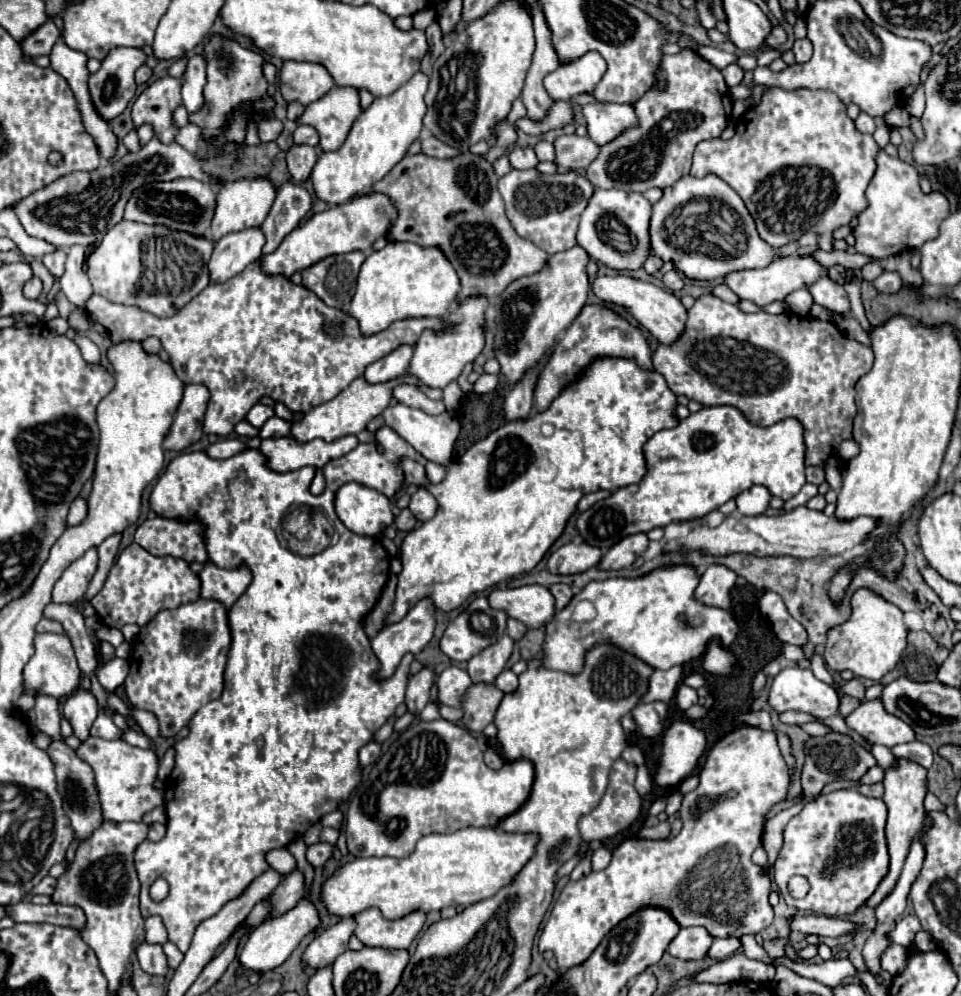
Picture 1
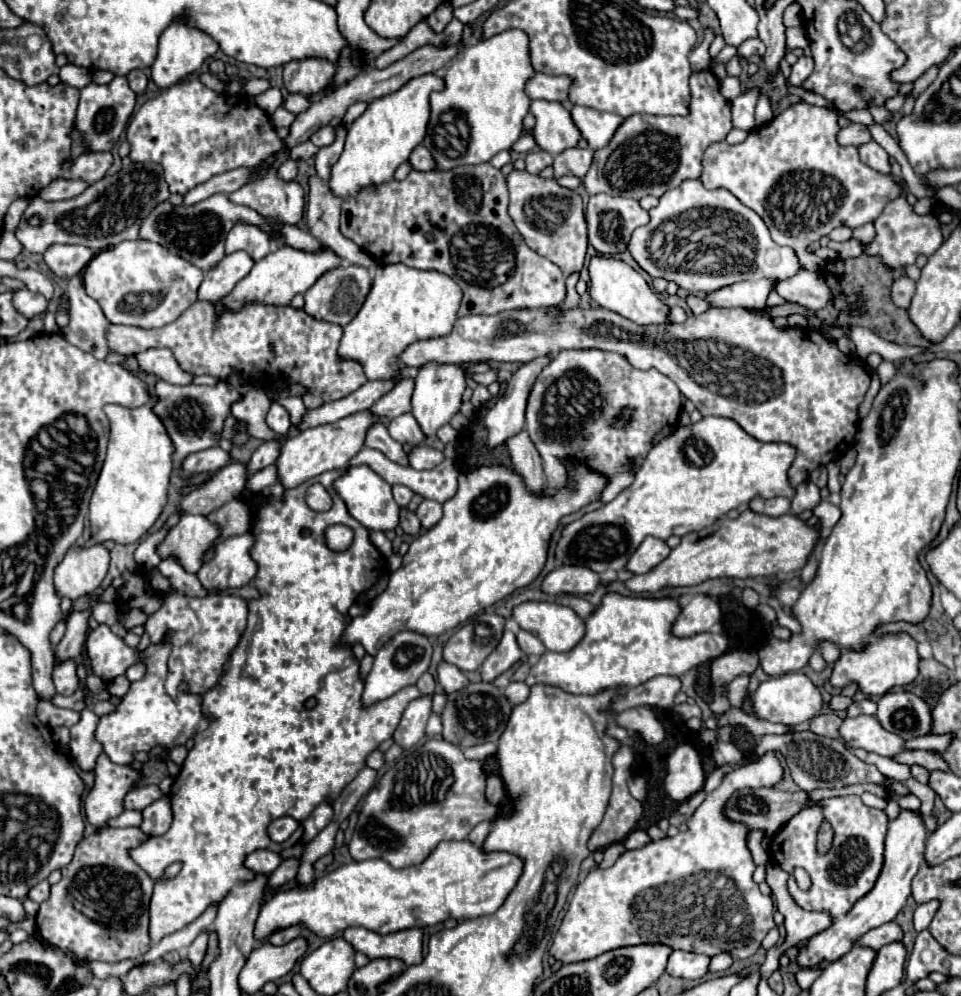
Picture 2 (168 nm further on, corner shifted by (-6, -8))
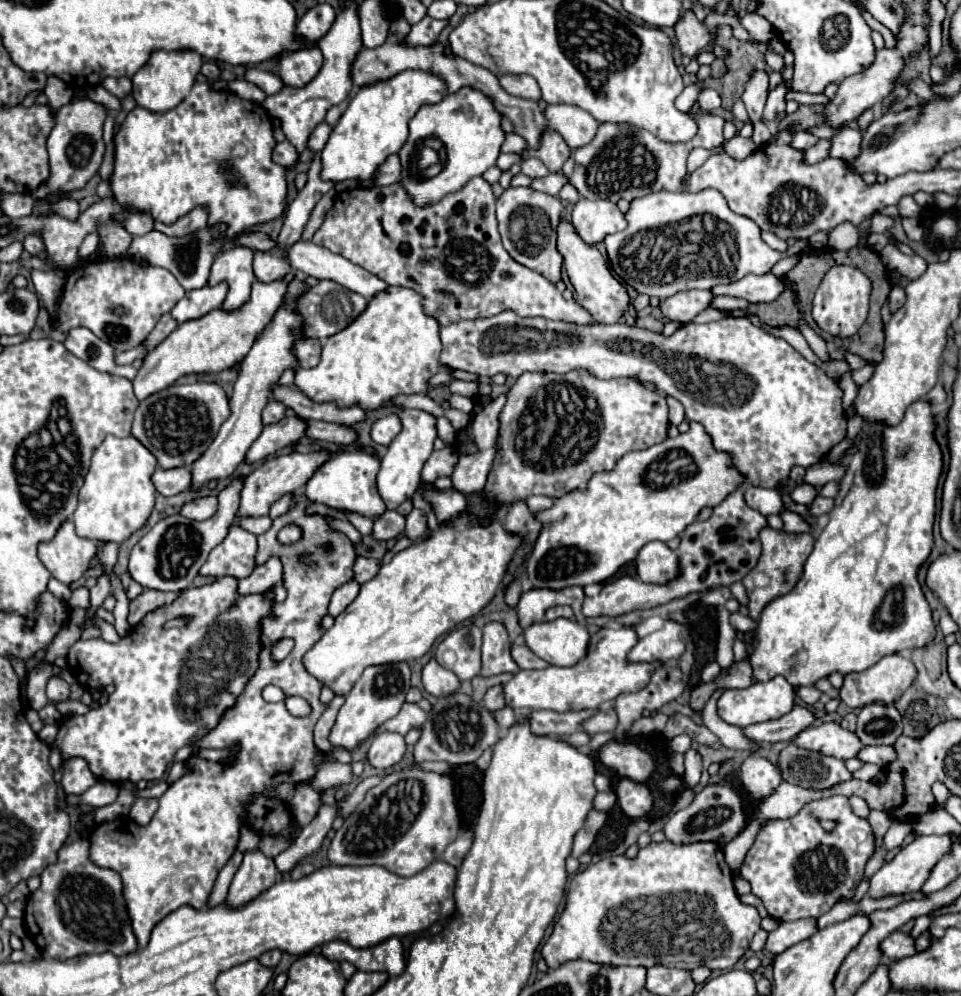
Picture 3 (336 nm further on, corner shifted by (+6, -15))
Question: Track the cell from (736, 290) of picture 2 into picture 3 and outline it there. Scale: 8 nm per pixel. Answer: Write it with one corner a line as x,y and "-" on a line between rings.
691,289
691,291
679,291
667,299
661,301
661,313
667,321
691,321
697,313
709,307
713,295
709,291

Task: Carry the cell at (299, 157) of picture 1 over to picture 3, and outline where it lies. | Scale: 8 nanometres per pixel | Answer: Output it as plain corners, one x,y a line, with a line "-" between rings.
281,141
275,145
275,149
273,149
275,163
279,163
287,169
287,167
291,167
291,163
297,163
297,159
299,159
299,155
295,155
295,147
291,147
289,141

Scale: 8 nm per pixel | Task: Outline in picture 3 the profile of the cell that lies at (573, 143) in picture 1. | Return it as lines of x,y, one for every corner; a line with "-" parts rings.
549,173
549,175
541,177
541,179
533,179
531,189
541,191
541,193
549,193
549,195
557,195
565,183
567,183
565,175
561,175
561,173

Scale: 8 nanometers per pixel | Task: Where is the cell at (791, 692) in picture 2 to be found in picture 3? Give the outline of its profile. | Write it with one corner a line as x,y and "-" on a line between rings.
775,677
775,679
767,681
767,683
753,683
747,689
723,691
721,697
717,699
717,713
729,725
747,727
751,723
761,723
761,721
767,721
767,719
779,719
787,711
791,711
793,705
795,705
795,691
793,691
793,687
787,683
787,679

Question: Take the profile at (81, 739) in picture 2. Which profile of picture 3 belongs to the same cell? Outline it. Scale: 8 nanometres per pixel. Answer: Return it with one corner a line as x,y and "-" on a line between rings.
85,759
65,761
65,771
63,771
63,779
61,779
65,793
83,793
89,787
93,787
95,783
97,783
97,779
89,771

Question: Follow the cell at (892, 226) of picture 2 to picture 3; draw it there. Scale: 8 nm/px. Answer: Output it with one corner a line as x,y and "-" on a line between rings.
843,127
839,129
831,139
831,147
829,147
829,157
837,157
837,159
847,159
847,155
855,155
855,151
859,151
859,139
861,139
861,131
851,129
851,127

